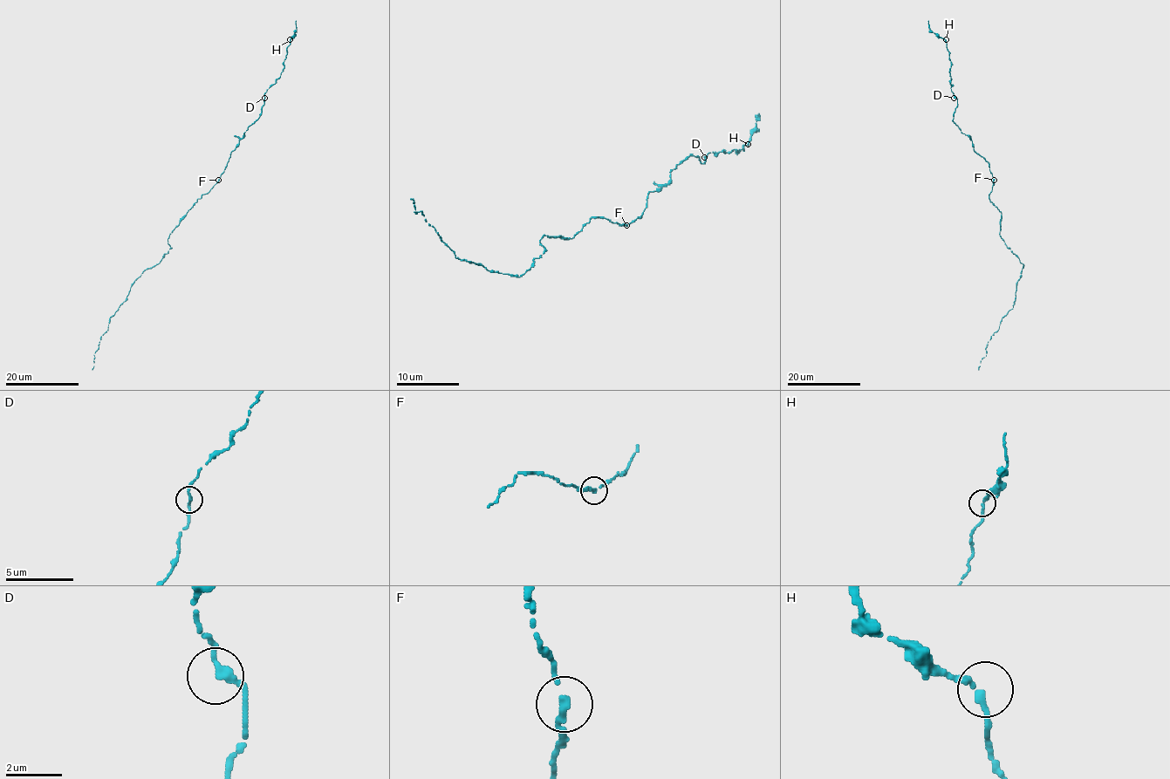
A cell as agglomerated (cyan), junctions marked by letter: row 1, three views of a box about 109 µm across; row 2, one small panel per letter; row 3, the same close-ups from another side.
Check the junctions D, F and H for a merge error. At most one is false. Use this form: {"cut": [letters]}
{"cut": []}

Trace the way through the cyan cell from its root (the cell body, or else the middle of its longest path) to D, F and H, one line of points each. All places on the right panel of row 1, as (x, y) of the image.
D: (990, 199), (993, 176), (988, 162), (974, 151), (972, 140), (954, 122), (957, 105), (957, 99), (954, 98)
F: (990, 199), (994, 180)
H: (990, 199), (993, 176), (988, 162), (974, 151), (972, 140), (953, 120), (957, 99), (951, 90), (946, 39)

